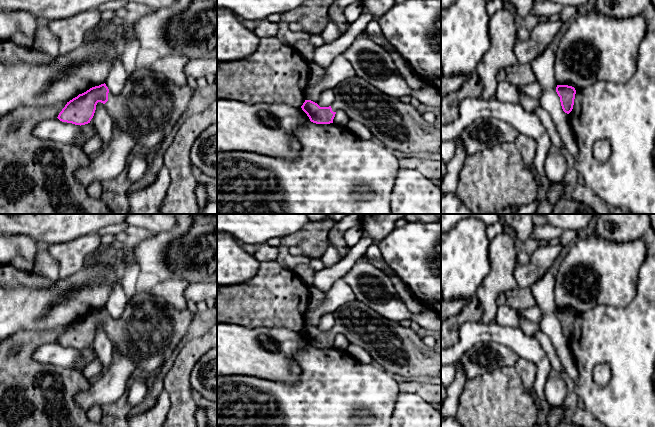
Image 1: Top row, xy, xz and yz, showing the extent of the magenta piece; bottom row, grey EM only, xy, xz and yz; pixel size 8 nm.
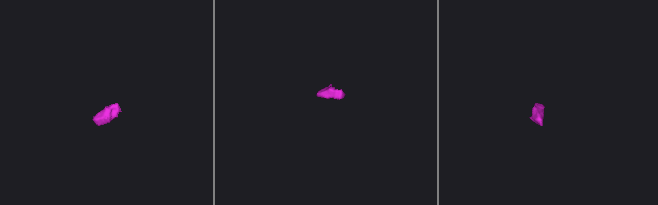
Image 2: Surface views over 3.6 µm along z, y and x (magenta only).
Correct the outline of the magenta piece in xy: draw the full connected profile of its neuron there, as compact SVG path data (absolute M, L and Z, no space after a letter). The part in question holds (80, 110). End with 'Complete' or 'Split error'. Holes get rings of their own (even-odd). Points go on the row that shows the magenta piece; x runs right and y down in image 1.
M137 68L127 76L118 94L113 94L105 83L92 87L67 102L57 118L80 126L92 123L96 105L101 102L119 130L131 135L139 149L152 151L158 148L178 123L193 94L189 86L179 87L160 73Z. Split error

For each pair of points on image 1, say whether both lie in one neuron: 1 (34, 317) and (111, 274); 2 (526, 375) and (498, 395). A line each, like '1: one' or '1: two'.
1: one
2: two

